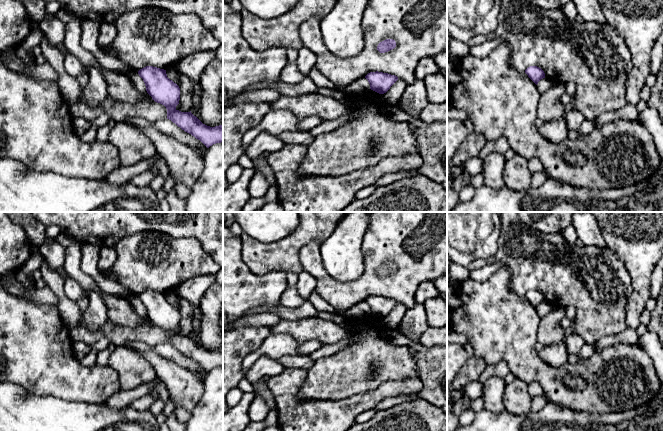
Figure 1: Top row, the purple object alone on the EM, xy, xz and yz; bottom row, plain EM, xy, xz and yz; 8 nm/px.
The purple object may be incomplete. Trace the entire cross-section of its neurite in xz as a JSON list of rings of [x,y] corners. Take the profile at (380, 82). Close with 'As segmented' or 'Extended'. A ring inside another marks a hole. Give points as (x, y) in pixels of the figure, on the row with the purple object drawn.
[[[378,71],[368,73],[365,78],[370,84],[370,89],[379,94],[386,93],[390,87],[398,80],[398,77],[395,75]]]. As segmented

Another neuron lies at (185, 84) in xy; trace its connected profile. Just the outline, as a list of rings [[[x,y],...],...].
[[[179,74],[179,83],[180,88],[180,100],[179,107],[181,112],[190,112],[192,109],[192,98],[193,98],[193,83],[185,75]]]

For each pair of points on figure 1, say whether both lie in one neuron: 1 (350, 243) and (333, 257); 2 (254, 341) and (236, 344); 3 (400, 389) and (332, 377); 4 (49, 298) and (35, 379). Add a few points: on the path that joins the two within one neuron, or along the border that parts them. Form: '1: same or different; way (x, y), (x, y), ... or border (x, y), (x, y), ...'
1: same; way (346, 246), (337, 255)
2: same; way (250, 341), (240, 342)
3: different; border (402, 379), (382, 382), (372, 390), (357, 394)
4: different; border (25, 297), (35, 302), (54, 304), (56, 306)

